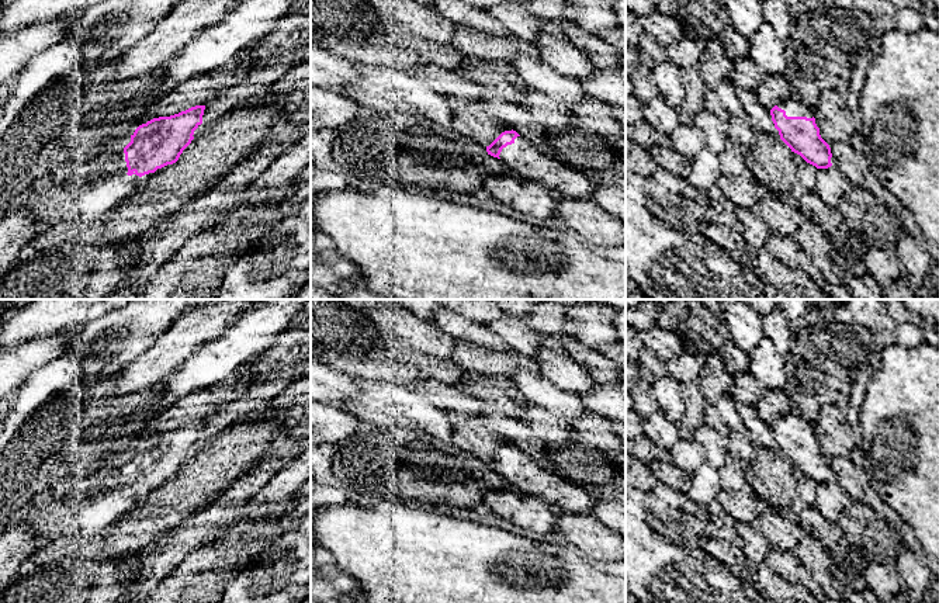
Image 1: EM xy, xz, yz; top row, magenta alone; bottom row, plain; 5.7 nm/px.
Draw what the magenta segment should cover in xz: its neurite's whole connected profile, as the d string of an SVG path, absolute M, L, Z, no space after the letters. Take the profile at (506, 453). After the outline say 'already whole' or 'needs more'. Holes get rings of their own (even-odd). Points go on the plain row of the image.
M513 444L502 447L486 467L506 478L510 488L540 498L555 510L590 514L595 507L597 496L589 488L568 481L544 460Z; needs more

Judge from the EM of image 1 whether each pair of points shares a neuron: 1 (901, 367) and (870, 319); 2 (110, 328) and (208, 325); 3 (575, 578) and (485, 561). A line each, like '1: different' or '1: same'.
1: different
2: different
3: same

